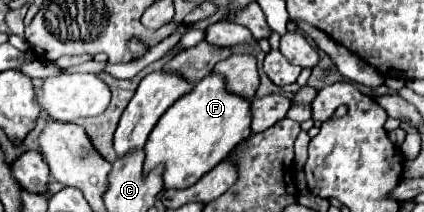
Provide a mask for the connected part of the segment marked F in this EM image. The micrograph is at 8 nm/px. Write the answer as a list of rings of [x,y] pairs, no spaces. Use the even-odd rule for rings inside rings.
[[[209,74],[197,86],[193,92],[181,96],[157,122],[157,126],[151,130],[149,140],[145,144],[145,172],[155,168],[157,164],[165,164],[163,182],[165,188],[187,188],[195,184],[203,174],[213,170],[225,156],[243,140],[251,136],[251,102],[245,98],[235,96],[227,90],[225,78],[219,74]]]

